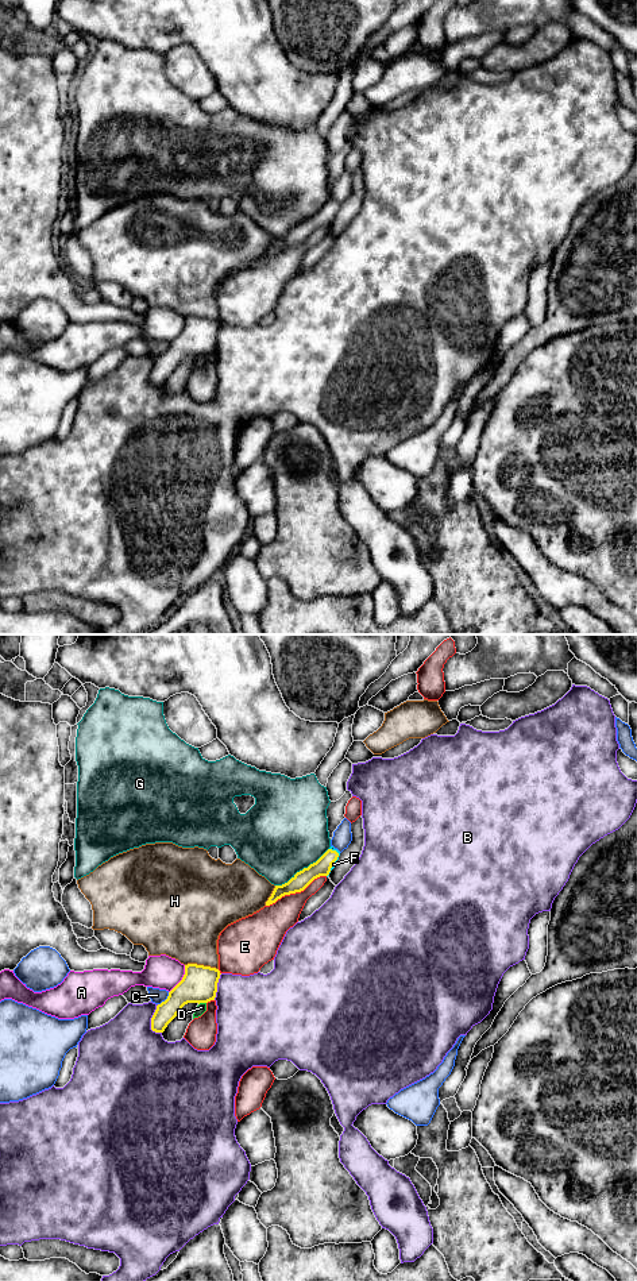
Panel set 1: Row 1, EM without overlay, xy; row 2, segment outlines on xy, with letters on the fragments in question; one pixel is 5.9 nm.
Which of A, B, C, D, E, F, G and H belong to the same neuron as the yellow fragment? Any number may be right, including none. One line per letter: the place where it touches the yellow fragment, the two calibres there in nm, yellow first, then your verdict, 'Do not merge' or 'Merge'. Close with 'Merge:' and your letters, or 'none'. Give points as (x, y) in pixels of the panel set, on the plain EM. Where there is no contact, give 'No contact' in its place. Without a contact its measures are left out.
A: Touches yellow at xy (182, 331). Thickness 220 nm (yellow) against 200 nm. Do not merge
B: Touches yellow at xy (151, 371). Thickness 140 nm (yellow) against 400 nm. Do not merge
C: Touches yellow at xy (166, 351). Thickness 220 nm (yellow) against 90 nm. Do not merge
D: Touches yellow at xy (201, 354). Thickness 220 nm (yellow) against 60 nm. Do not merge
E: Touches yellow at xy (296, 243). Thickness 100 nm (yellow) against 220 nm. Do not merge
F: Touches yellow at xy (335, 212). Thickness 100 nm (yellow) against 20 nm. Merge
G: Touches yellow at xy (302, 222). Thickness 100 nm (yellow) against 480 nm. Do not merge
H: Touches yellow at xy (201, 317). Thickness 220 nm (yellow) against 400 nm. Do not merge
Merge: F

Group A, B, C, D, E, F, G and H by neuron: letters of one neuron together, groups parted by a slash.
A / B / C / D / E / F / G / H

